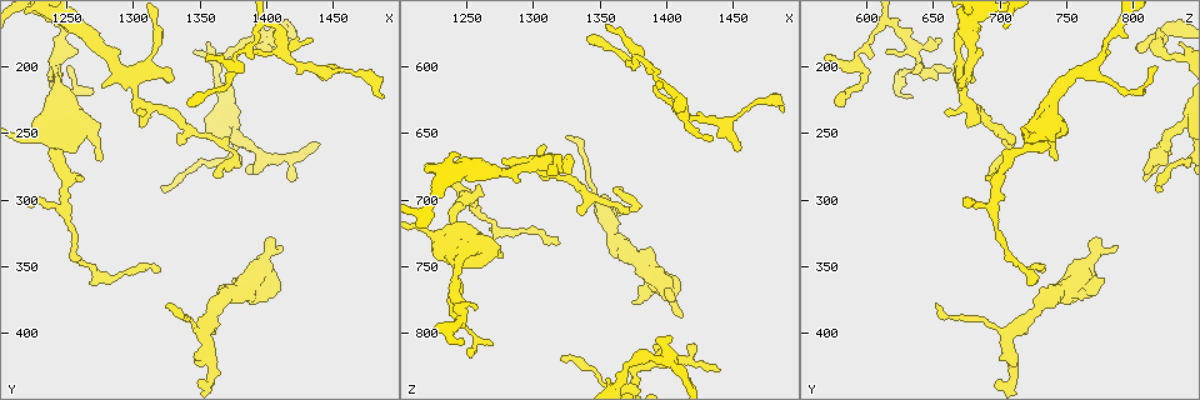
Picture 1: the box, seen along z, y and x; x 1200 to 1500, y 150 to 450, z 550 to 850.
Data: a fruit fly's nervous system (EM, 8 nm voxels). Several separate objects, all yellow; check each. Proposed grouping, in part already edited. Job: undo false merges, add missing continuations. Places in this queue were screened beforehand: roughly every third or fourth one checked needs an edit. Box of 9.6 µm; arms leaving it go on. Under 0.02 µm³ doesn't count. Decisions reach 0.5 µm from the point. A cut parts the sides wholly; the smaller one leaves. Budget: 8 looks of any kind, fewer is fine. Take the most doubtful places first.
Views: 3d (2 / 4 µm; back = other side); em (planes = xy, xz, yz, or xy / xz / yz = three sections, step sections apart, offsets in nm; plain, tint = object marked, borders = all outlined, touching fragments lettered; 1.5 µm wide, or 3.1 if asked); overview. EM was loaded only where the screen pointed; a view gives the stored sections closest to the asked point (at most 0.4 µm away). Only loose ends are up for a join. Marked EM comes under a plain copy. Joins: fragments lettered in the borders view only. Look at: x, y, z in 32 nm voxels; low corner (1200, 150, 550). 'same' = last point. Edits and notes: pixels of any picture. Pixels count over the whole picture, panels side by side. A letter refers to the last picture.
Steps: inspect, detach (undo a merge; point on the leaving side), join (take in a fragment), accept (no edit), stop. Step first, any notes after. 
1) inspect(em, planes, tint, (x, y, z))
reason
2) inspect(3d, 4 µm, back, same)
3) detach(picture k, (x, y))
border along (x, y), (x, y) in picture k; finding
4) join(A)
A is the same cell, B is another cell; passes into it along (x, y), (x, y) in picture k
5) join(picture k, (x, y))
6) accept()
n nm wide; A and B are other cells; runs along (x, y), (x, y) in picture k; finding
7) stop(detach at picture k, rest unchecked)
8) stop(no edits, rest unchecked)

inspect(em, xy, step 8, borders, (1392, 278, 810))
branch stops here

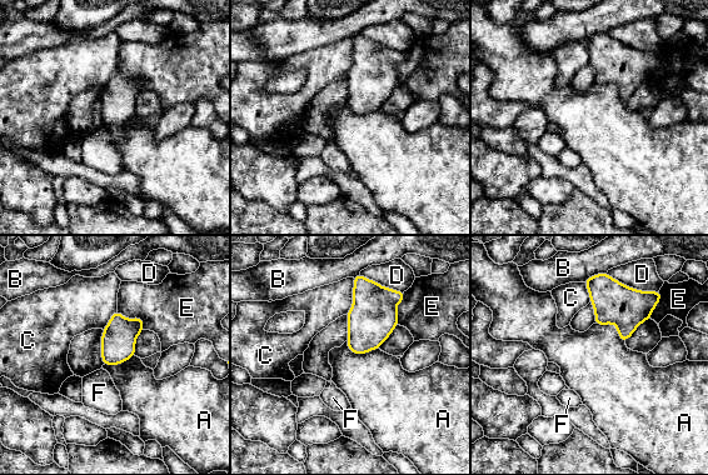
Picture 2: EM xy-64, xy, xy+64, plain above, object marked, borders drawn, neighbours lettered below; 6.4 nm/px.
accept()
A, B, C, D, E and F are other cells; border along (353, 278), (353, 305), (345, 314) in picture 2; no lettered fragment goes on from it

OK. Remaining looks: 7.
inspect(3d, 2 µm, (1274, 272, 744))
an open end

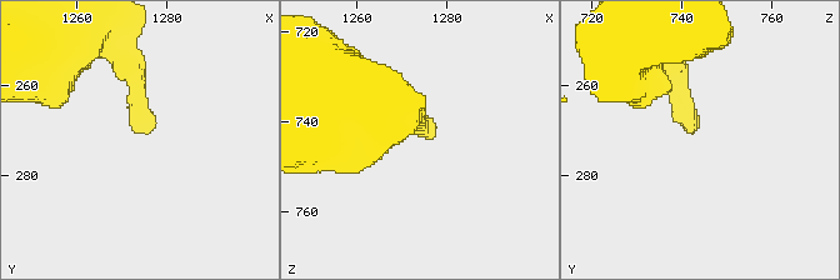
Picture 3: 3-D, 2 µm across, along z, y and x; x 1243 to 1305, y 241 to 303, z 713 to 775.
inspect(em, planes, borders, (1276, 270, 743))
shape alone is not enough

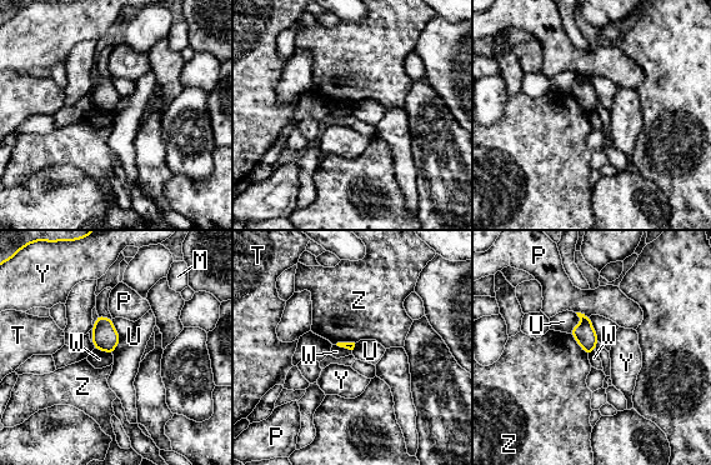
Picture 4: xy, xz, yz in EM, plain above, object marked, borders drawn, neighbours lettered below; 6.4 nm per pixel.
accept()
U touches over 240 nm; M, P, T, U, W, Y and Z are other cells; no lettered fragment goes on from it

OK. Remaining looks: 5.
inspect(em, planes, borders, (1364, 284, 692))
branch stops here

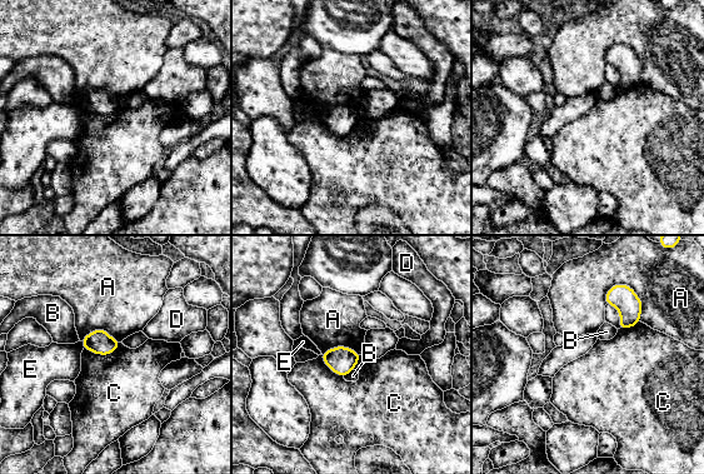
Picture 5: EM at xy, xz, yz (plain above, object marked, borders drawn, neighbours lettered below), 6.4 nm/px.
accept()
A, B, C, D and E are other cells; border along (120, 343), (108, 354), (84, 347) in picture 5; none of them fits

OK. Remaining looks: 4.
inspect(3d, 4 µm, (1468, 204, 624))
calibre changes

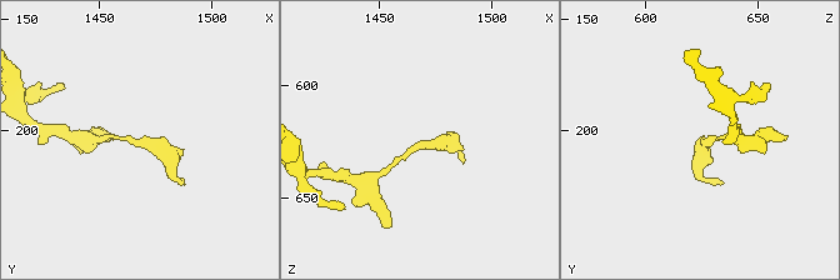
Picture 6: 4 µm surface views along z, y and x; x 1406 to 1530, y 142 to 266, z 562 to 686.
inspect(em, yz, step 8, tint, (1470, 204, 626))

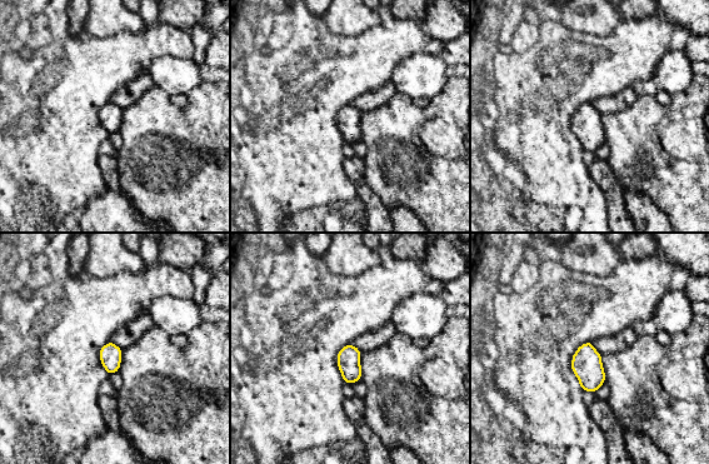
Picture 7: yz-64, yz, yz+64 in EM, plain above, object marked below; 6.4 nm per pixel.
inspect(em, planes, borders, same)
another direction

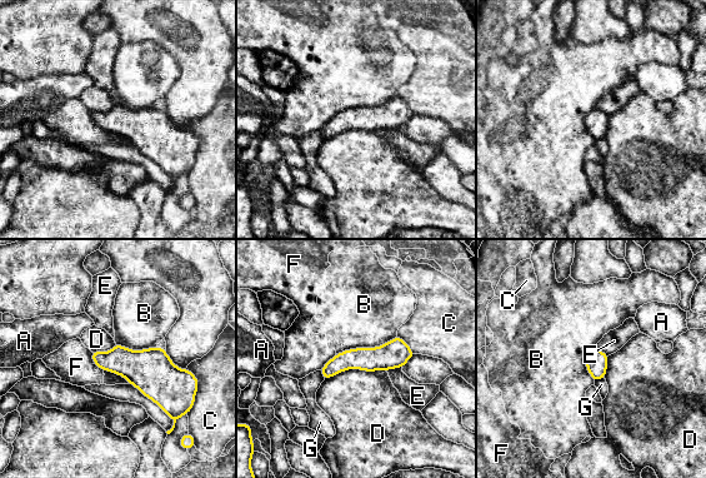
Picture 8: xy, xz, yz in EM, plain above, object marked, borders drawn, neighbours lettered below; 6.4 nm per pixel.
accept()
140 nm wide; A, B, C, D, E, F and G are other cells; border along (385, 369), (345, 369), (325, 379) in picture 8; continuous, no second neuron

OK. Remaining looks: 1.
stop(no edits, rest unchecked)

